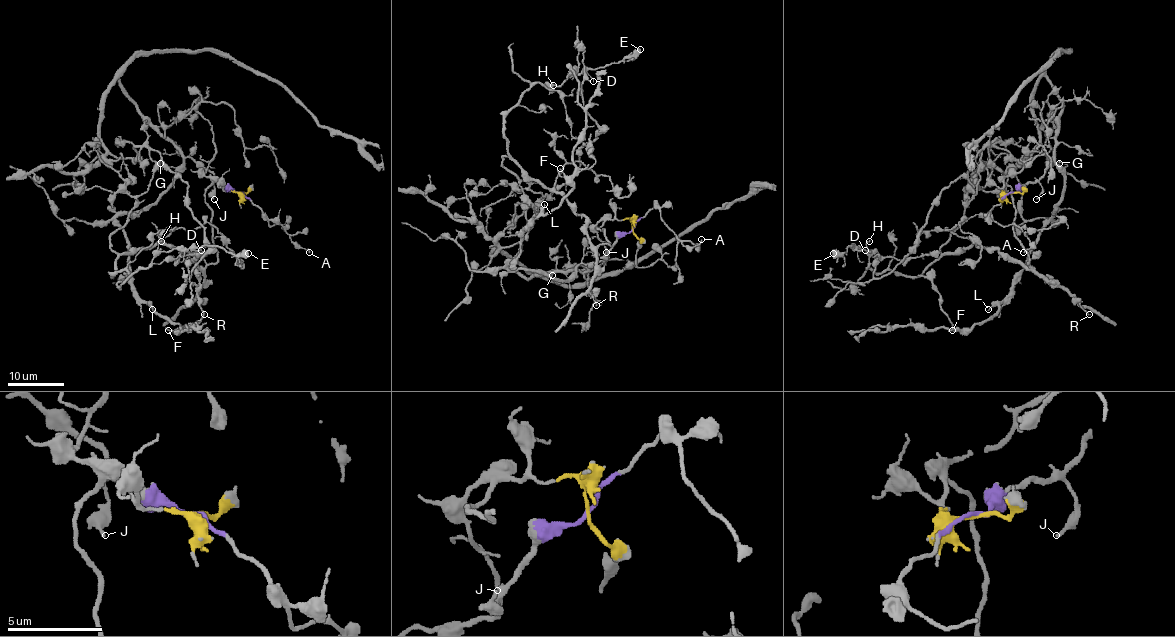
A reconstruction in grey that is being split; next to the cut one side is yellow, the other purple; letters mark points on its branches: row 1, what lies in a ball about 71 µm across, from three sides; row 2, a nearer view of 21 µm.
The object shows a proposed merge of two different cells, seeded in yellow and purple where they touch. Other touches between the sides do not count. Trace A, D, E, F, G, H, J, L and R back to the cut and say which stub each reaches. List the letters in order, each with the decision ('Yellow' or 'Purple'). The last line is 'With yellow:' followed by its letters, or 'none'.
A: Purple
D: Yellow
E: Yellow
F: Purple
G: Purple
H: Yellow
J: Purple
L: Purple
R: Yellow
With yellow: D, E, H, R

